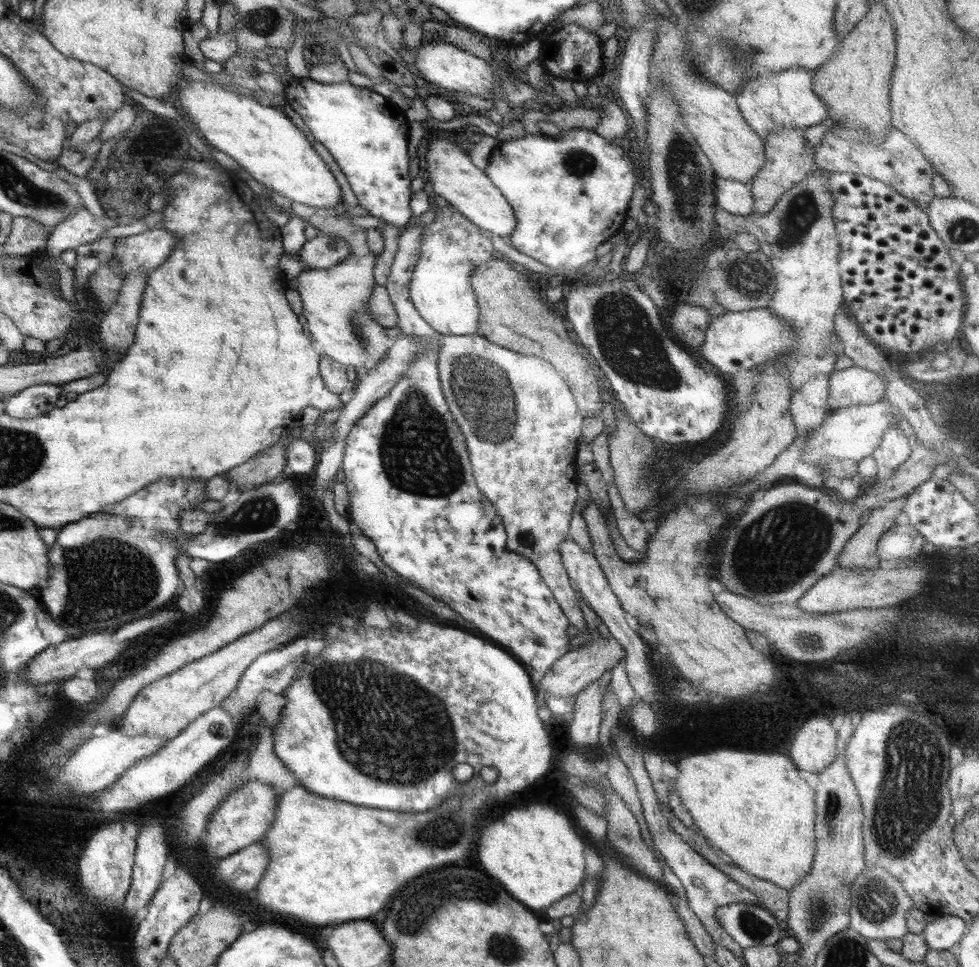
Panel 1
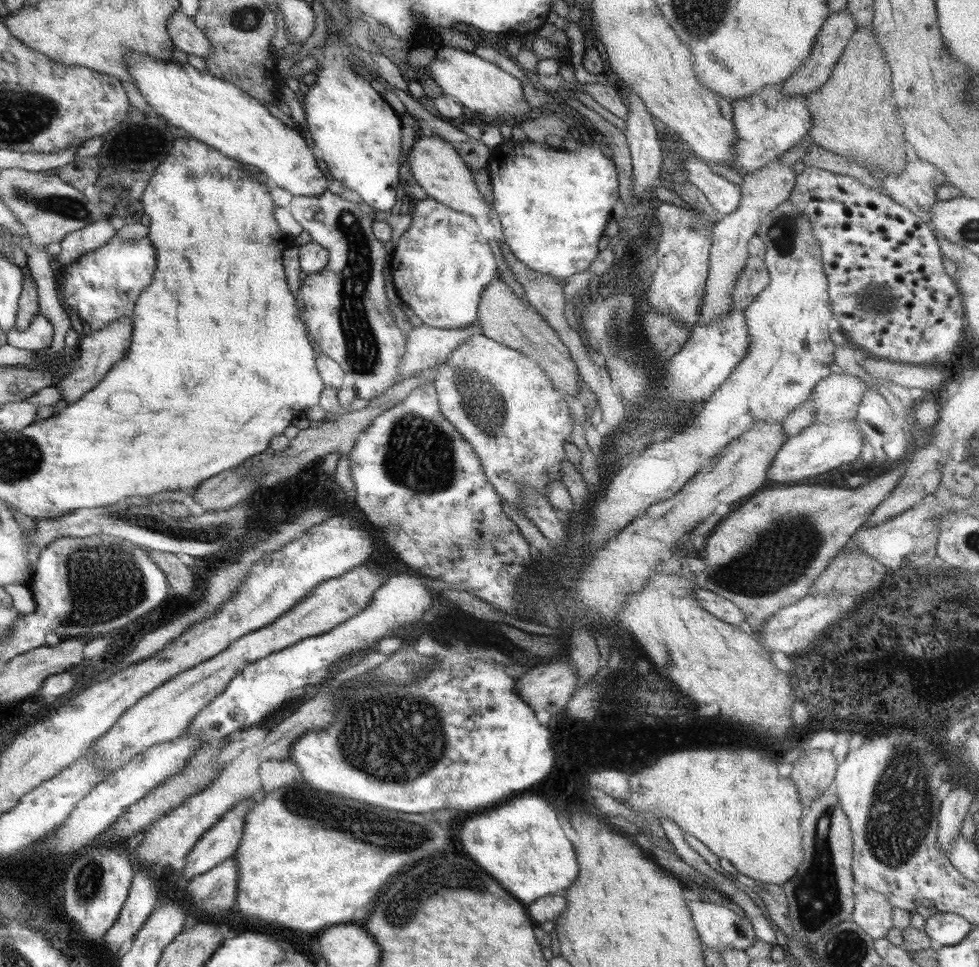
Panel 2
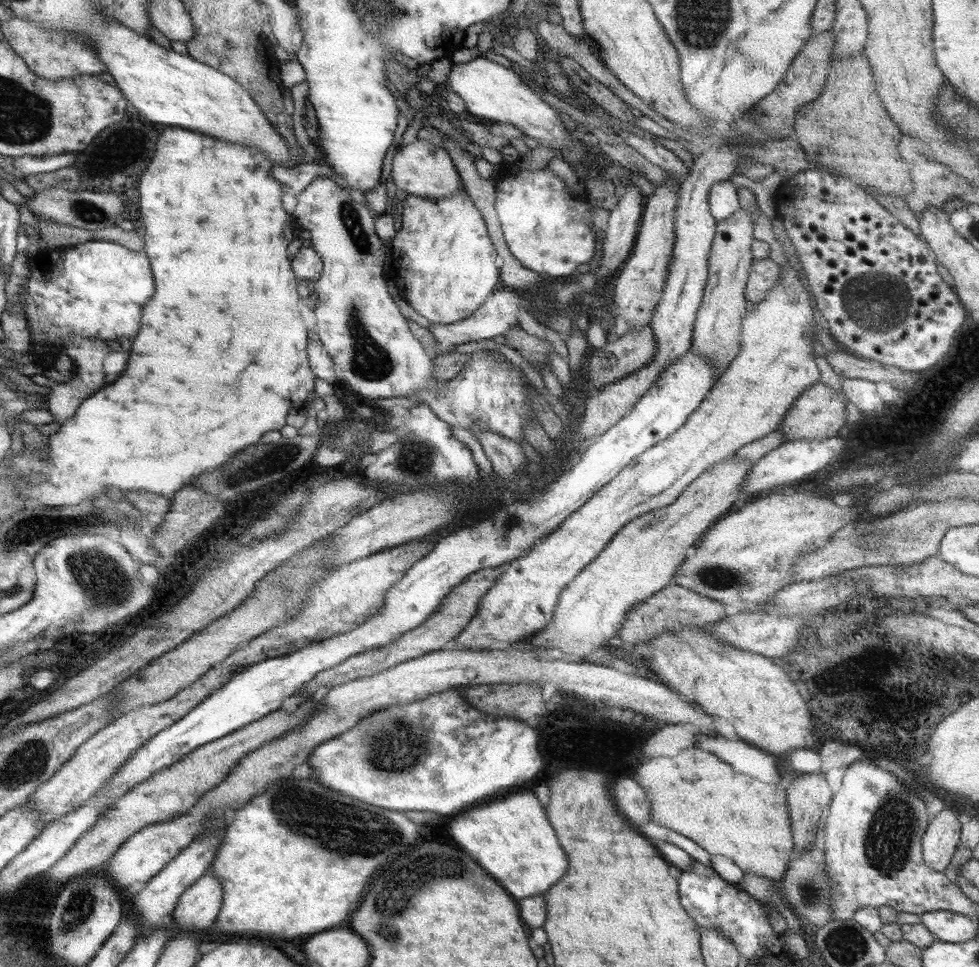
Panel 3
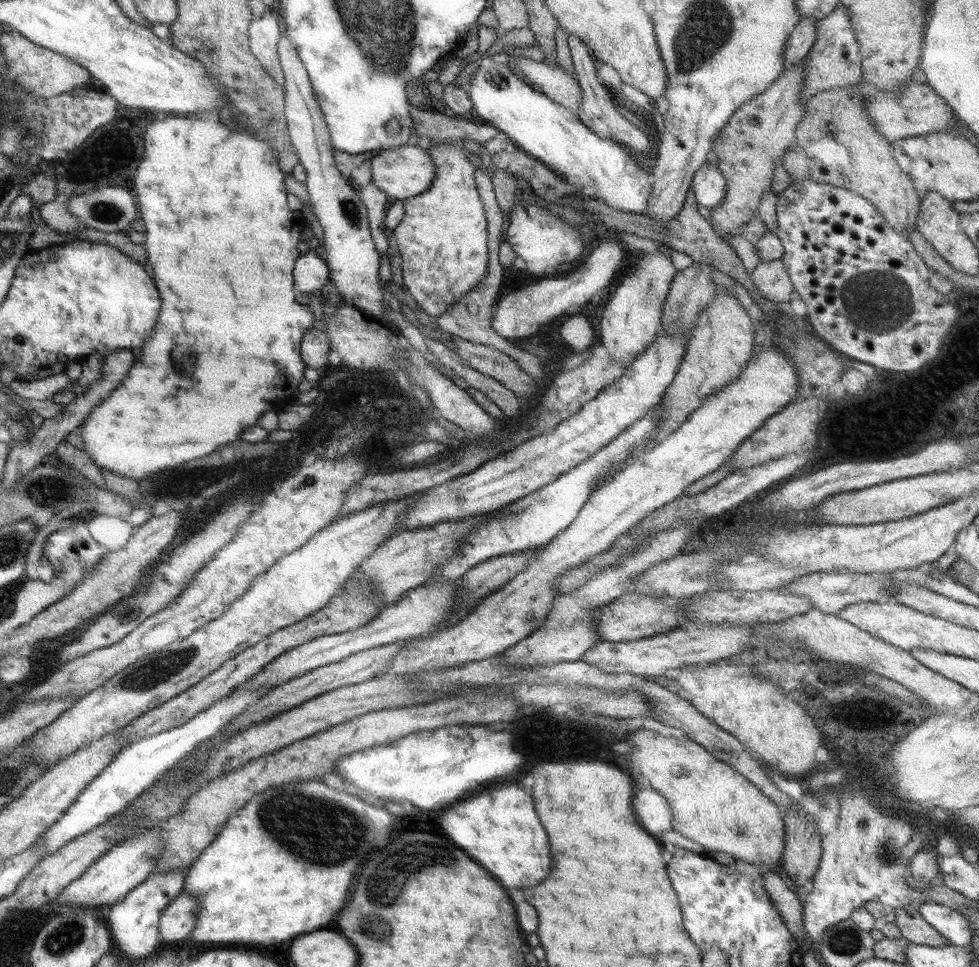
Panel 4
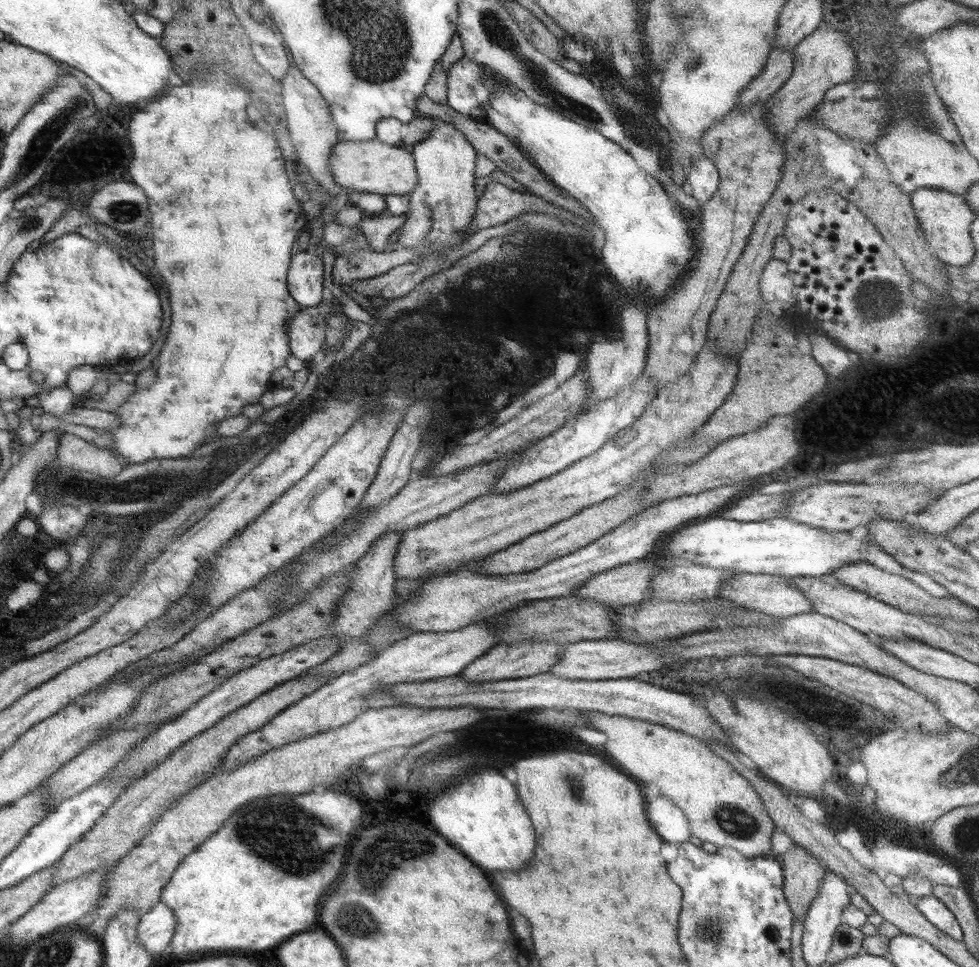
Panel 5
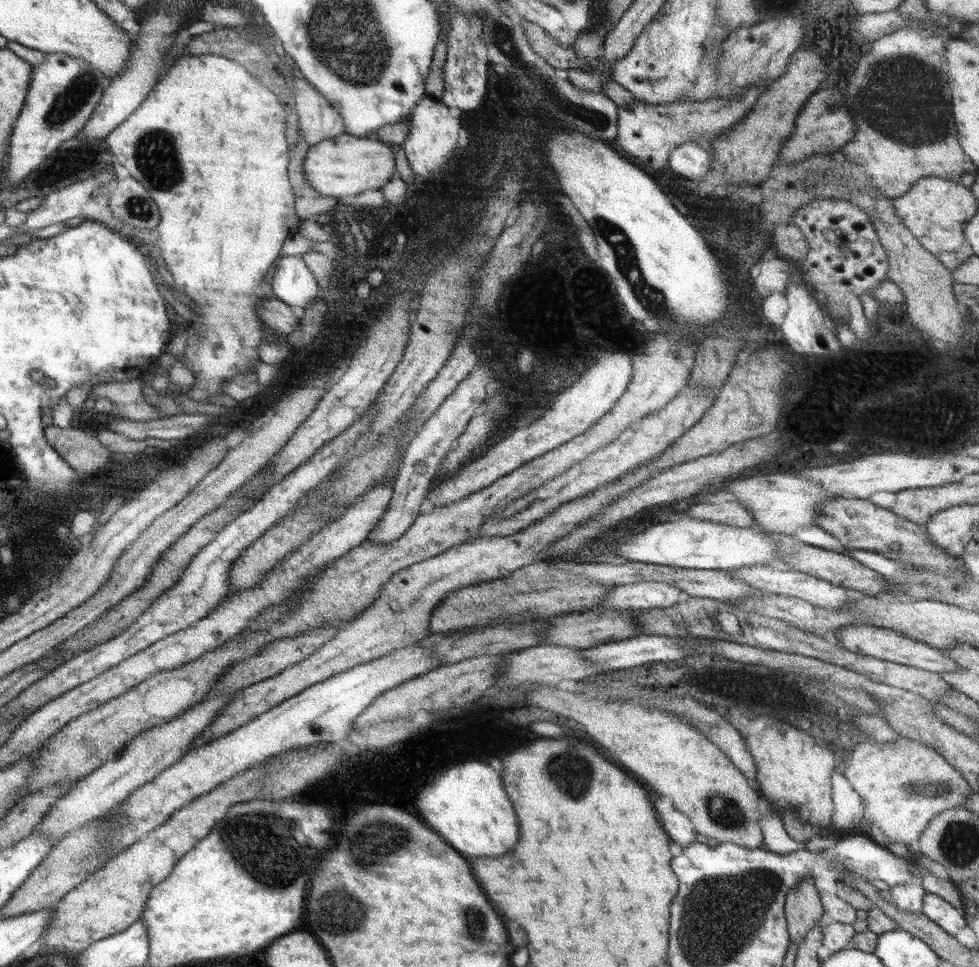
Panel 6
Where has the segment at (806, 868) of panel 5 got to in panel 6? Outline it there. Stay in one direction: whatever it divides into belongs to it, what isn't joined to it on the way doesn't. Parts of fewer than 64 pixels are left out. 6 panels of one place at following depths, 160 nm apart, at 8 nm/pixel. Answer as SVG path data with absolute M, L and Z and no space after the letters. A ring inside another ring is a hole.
M803 879L784 899L784 916L792 944L800 944L825 917L822 901L813 879Z

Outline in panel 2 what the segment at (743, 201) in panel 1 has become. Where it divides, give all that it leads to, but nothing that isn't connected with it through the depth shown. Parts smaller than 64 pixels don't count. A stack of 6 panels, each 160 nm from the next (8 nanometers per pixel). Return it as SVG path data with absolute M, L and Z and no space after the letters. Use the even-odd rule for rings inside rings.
M693 155L686 158L683 170L685 170L687 182L697 186L721 216L733 213L738 208L741 201L741 187L712 173L700 158Z

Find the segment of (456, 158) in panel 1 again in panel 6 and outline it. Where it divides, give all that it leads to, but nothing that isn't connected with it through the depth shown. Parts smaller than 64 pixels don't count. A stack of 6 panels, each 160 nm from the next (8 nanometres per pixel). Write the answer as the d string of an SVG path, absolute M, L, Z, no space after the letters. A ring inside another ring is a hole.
M341 134L310 145L302 169L312 188L322 196L356 196L361 192L382 188L383 184L396 172L394 151L391 144L376 138L358 138Z

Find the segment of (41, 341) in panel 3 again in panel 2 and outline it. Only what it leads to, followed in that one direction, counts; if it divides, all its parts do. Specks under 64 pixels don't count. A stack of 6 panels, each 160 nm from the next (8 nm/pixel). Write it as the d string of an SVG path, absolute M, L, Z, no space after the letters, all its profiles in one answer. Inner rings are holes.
M114 235L104 246L65 265L62 279L55 282L58 300L68 304L90 330L102 330L121 316L132 317L138 297L154 282L156 256L157 250L147 236L140 240L122 240Z

